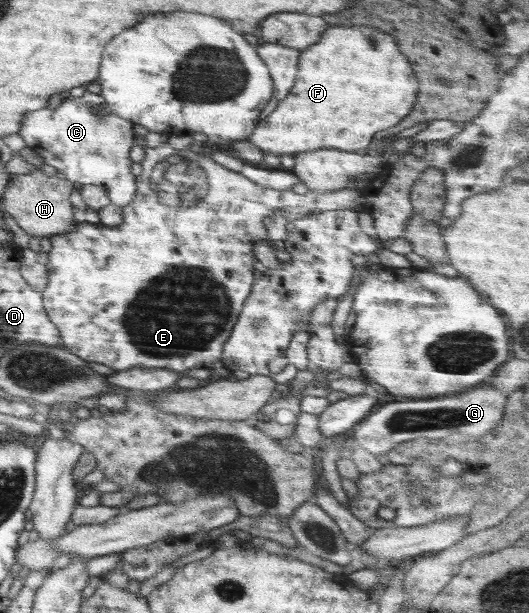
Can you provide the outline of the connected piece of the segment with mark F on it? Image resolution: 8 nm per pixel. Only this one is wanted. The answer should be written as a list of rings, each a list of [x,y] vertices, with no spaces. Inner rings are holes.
[[[330,26],[311,47],[301,50],[293,88],[273,112],[258,123],[247,141],[279,156],[328,148],[349,152],[366,149],[379,135],[396,127],[414,107],[419,85],[411,63],[399,51],[399,45],[389,33],[377,27]]]

